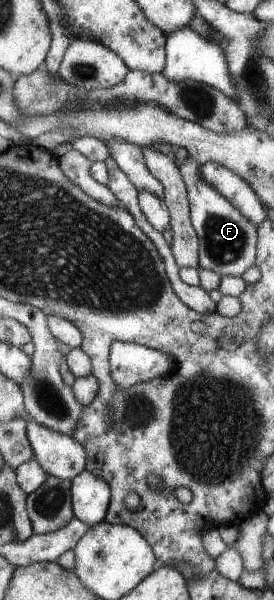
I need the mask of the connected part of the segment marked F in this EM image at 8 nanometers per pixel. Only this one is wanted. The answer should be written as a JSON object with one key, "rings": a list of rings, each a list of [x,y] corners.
{"rings":[[[155,141],[150,146],[156,151],[166,154],[181,170],[182,177],[189,190],[189,206],[192,210],[194,229],[200,238],[200,260],[197,268],[207,269],[224,276],[242,277],[257,261],[256,242],[258,239],[256,226],[222,193],[210,185],[201,176],[201,165],[194,158],[186,157],[178,161],[176,148],[168,142]]]}

